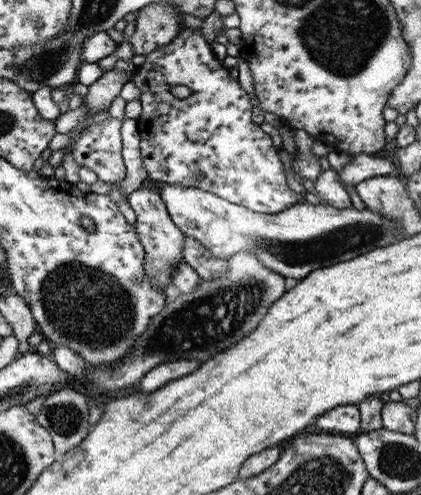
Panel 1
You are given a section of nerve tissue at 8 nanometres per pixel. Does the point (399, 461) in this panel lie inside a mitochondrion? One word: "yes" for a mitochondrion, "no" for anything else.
yes

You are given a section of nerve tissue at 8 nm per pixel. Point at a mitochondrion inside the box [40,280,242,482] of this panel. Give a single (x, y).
(65, 418)

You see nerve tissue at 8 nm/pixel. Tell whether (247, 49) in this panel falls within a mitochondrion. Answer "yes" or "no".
no

